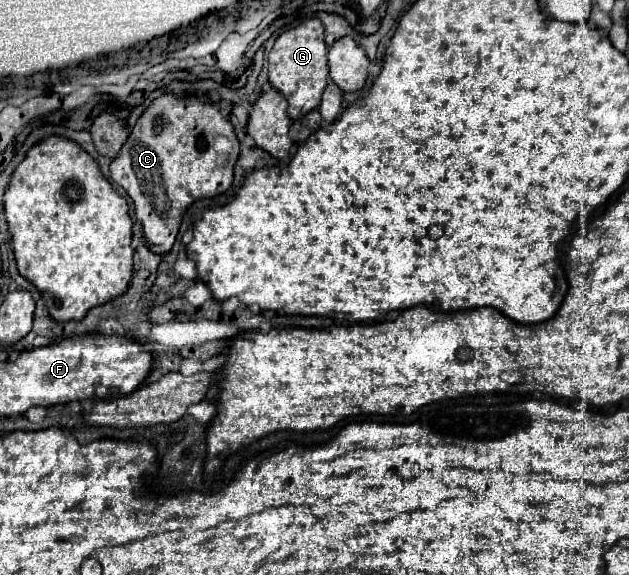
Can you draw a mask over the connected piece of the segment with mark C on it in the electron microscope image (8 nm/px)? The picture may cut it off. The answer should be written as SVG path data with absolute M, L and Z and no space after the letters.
M164 94L156 98L150 108L138 118L128 142L122 146L118 158L110 164L110 176L132 198L136 208L134 214L142 224L146 246L154 254L162 256L172 250L186 208L200 198L214 198L218 194L224 194L232 186L236 160L238 156L234 128L230 120L220 114L220 108L216 104L206 104L196 98L176 98L172 94Z

